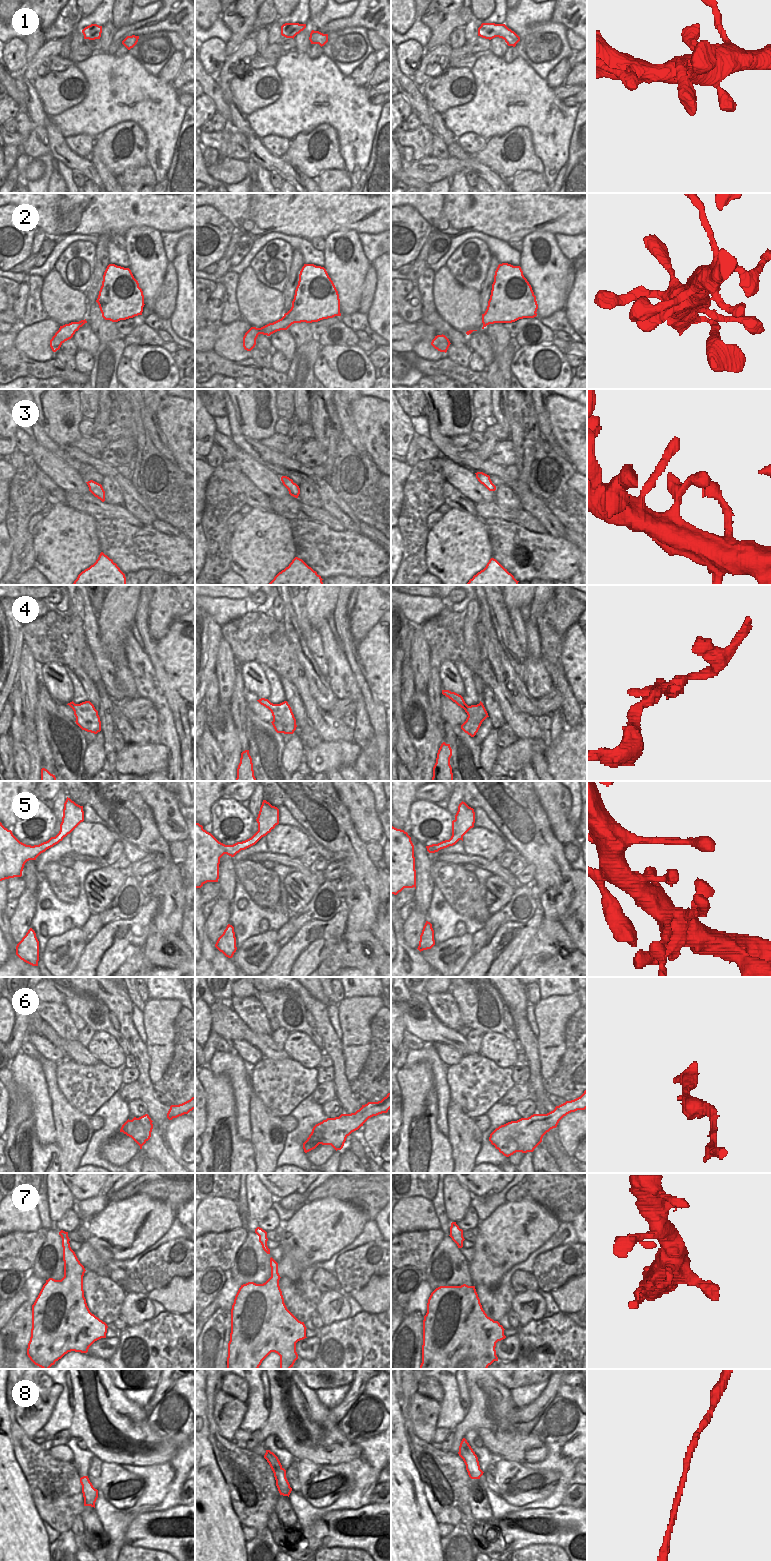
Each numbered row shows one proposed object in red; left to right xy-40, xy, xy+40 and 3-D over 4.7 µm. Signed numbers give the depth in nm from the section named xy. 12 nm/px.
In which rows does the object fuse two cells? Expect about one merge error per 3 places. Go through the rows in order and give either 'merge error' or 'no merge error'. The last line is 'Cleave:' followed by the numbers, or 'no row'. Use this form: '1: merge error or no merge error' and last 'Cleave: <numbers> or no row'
1: no merge error
2: no merge error
3: no merge error
4: merge error
5: no merge error
6: no merge error
7: merge error
8: no merge error
Cleave: 4, 7

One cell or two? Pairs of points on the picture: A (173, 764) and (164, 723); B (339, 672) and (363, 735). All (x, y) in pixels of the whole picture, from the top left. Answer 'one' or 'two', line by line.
A: one
B: one

